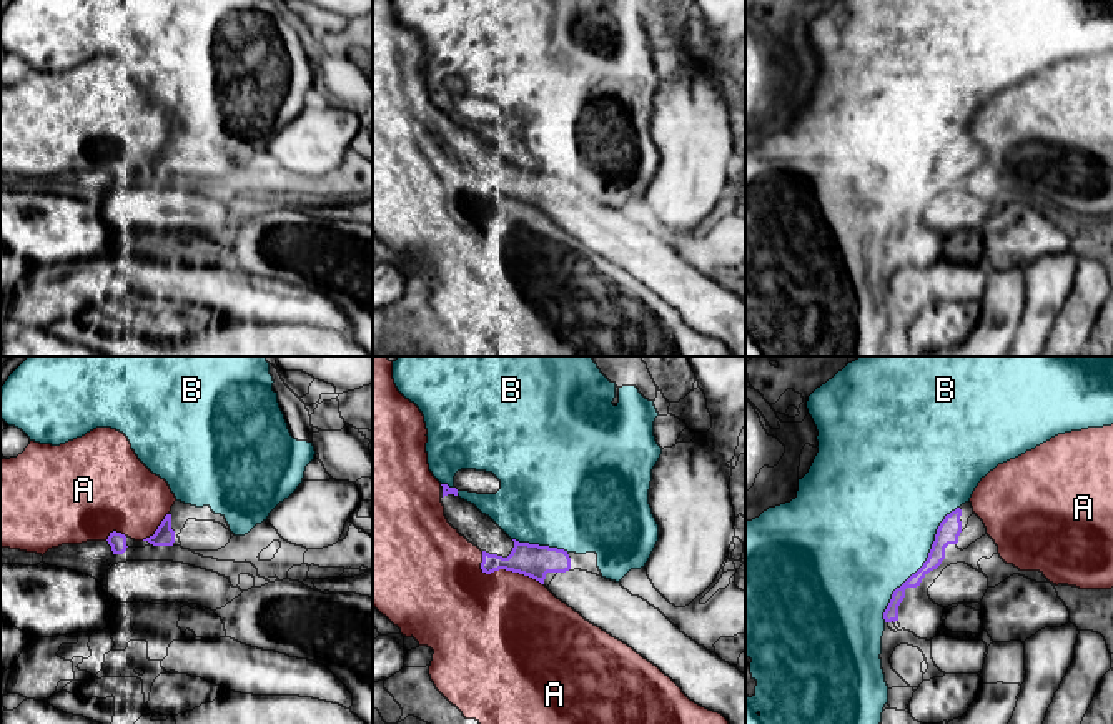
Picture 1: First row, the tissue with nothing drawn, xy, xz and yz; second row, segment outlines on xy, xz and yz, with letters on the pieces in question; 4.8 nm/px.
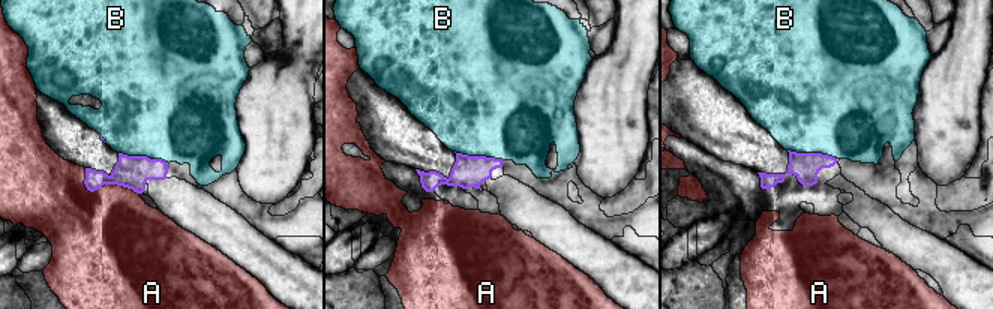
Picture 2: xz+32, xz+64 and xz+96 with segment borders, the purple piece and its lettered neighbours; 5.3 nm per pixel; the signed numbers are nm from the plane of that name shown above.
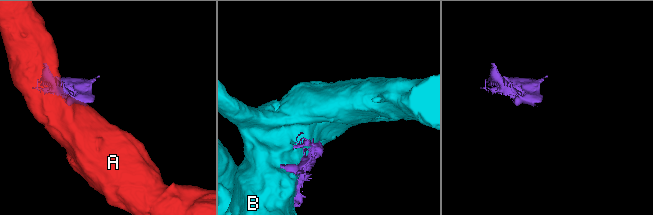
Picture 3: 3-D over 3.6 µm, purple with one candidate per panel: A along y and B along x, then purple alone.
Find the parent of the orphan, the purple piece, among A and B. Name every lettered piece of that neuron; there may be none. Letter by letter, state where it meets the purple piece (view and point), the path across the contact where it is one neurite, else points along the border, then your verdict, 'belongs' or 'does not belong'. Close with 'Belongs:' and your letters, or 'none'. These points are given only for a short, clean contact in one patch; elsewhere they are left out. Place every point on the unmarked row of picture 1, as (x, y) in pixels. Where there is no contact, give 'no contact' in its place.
A: xz (504, 195) | does not belong
B: yz (924, 190) | does not belong
Belongs: none

